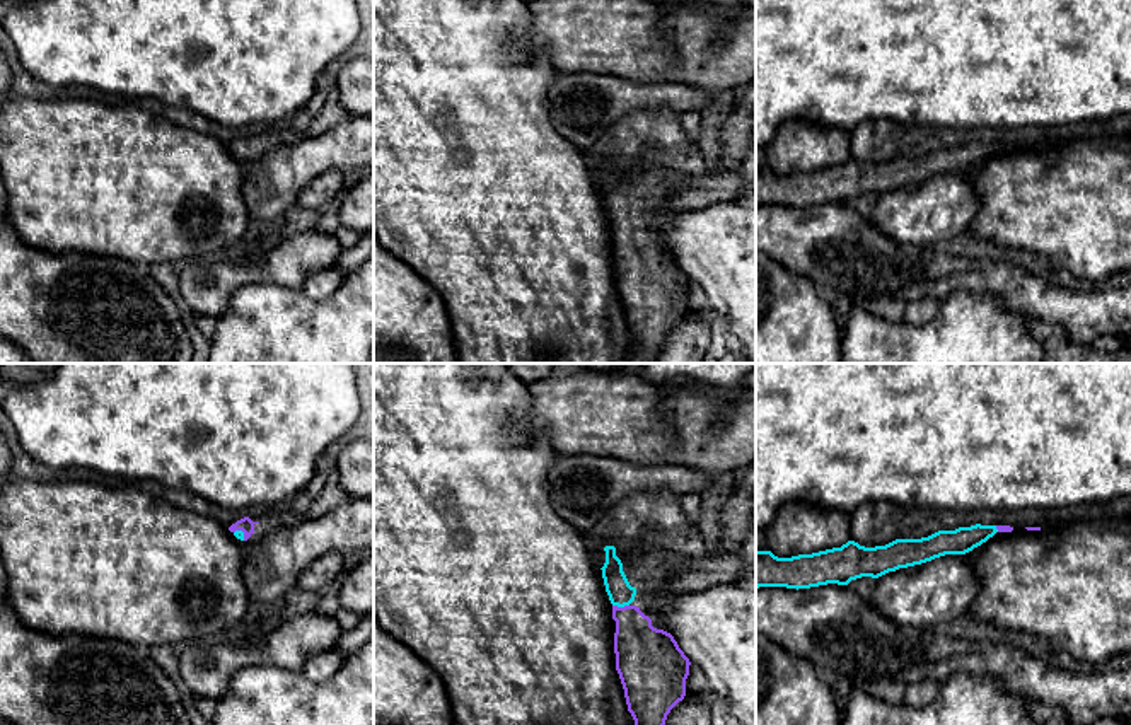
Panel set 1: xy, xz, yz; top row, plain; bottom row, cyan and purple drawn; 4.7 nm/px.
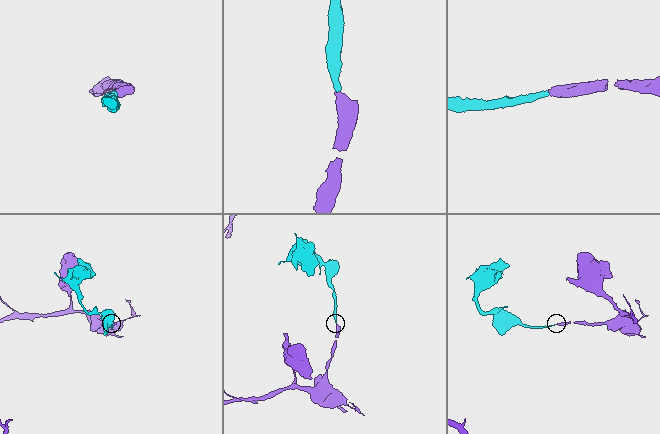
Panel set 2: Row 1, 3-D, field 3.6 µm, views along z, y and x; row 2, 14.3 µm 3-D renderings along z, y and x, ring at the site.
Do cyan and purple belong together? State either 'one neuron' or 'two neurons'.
one neuron

